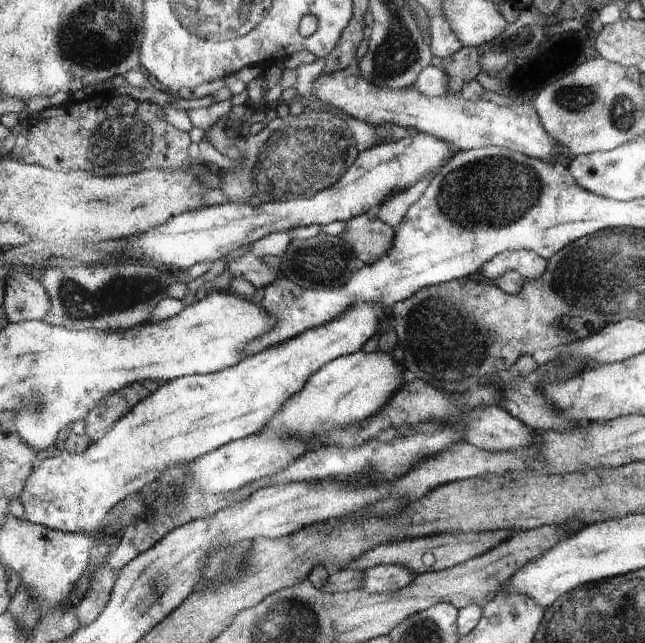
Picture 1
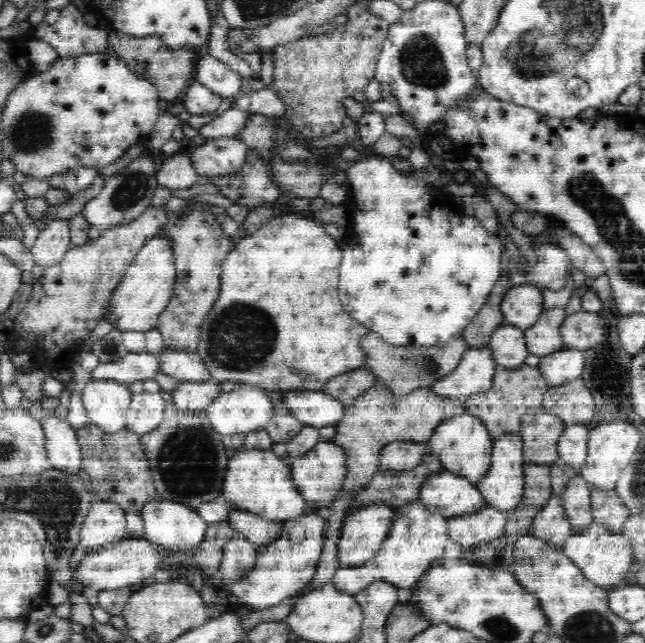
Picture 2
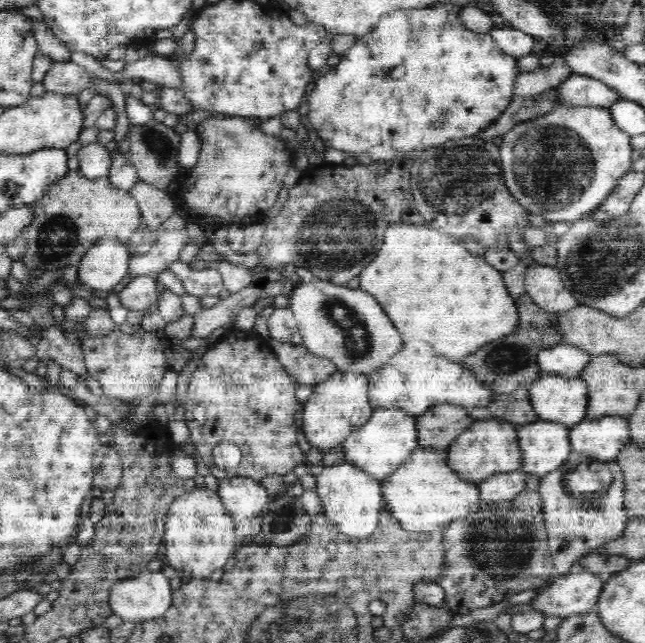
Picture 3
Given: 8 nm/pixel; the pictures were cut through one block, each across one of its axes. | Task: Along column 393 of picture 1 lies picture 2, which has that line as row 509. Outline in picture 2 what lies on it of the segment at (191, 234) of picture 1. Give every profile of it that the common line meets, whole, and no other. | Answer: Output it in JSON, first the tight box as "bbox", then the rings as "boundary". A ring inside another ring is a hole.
{"bbox":[139,498,210,554],"boundary":[[[162,498],[149,499],[139,514],[144,521],[144,538],[171,550],[171,552],[179,552],[179,554],[198,548],[200,542],[204,540],[206,529],[210,525],[192,507]]]}

